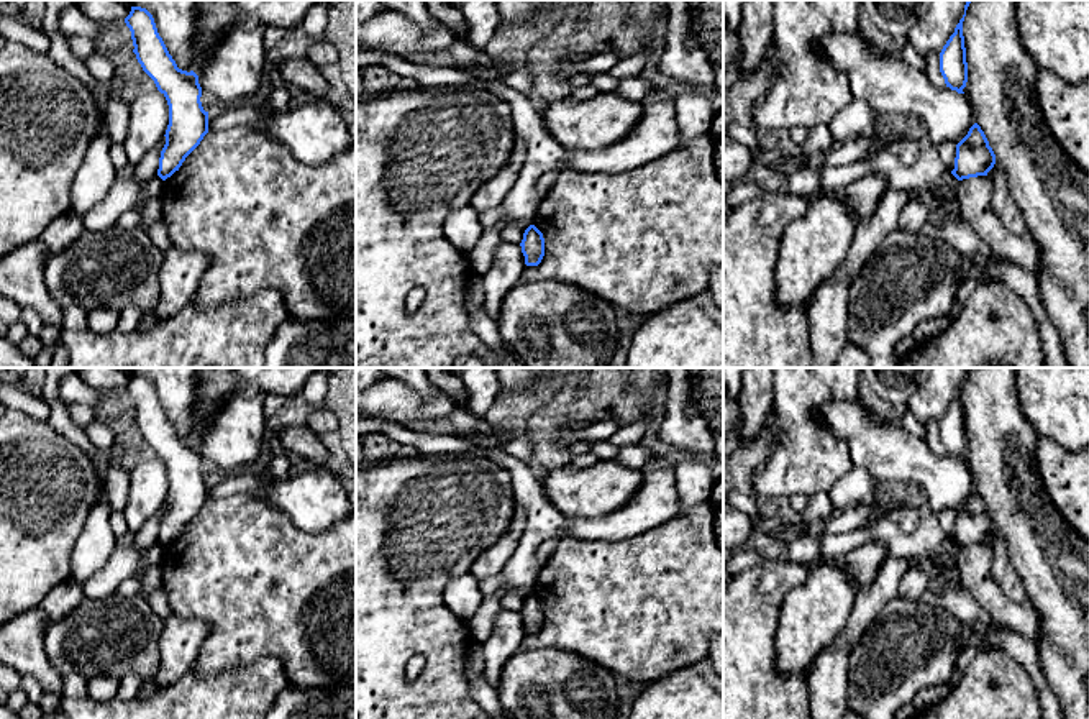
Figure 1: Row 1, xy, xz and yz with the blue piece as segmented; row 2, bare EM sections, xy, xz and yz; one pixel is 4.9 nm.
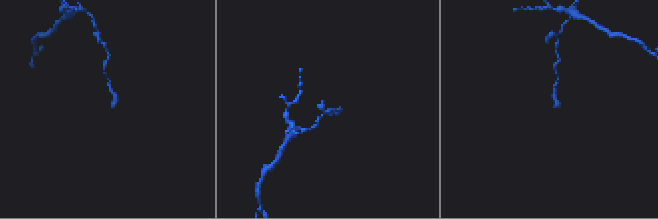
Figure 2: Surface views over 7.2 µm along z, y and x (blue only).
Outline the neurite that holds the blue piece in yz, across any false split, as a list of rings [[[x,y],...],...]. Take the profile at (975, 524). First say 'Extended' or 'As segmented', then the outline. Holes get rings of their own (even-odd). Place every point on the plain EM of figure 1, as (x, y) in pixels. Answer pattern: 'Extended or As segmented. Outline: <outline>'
As segmented. Outline: [[[974,491],[968,502],[956,512],[955,537],[951,542],[958,547],[969,547],[987,543],[996,532],[996,522],[977,491]]]

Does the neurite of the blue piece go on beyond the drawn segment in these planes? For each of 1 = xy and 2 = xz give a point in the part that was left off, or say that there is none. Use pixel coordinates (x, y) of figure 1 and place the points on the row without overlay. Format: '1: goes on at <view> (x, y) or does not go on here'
1: does not go on here
2: does not go on here

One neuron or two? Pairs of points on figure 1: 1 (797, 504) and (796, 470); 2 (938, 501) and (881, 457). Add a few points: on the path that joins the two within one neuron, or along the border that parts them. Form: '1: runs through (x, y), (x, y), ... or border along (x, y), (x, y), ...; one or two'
1: border along (807, 494), (788, 496); two
2: runs through (932, 485), (904, 457), (897, 457); one

